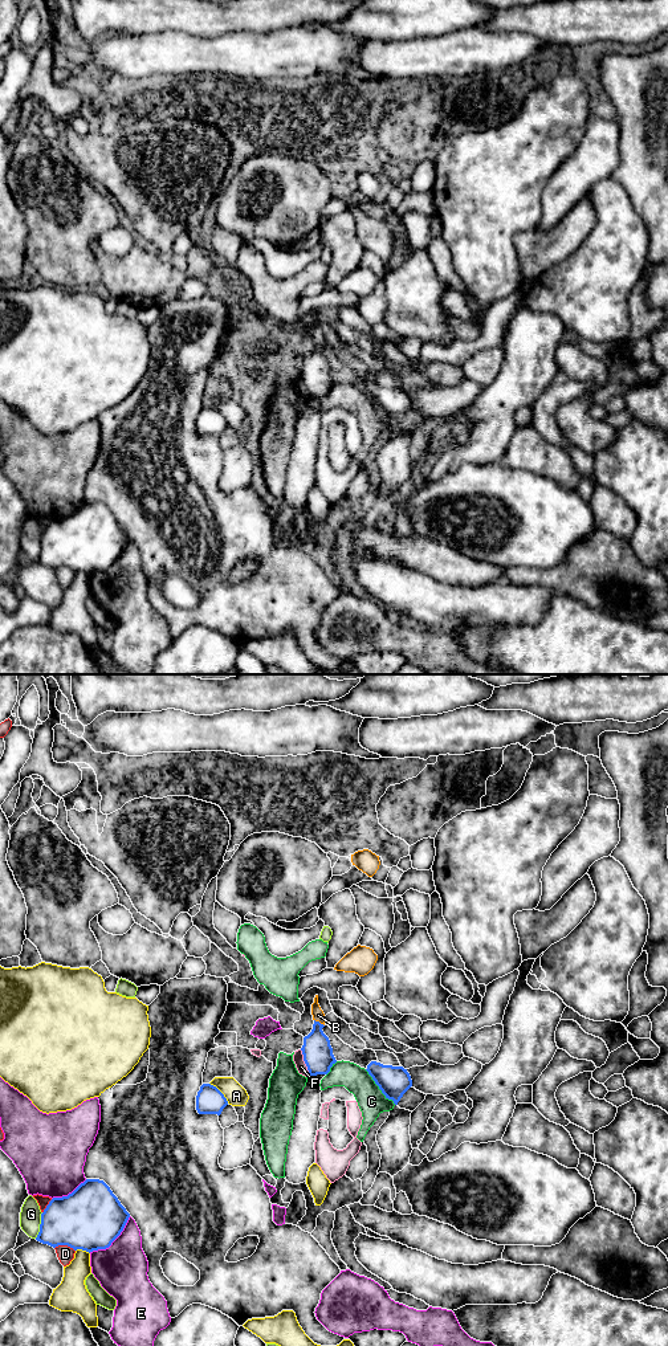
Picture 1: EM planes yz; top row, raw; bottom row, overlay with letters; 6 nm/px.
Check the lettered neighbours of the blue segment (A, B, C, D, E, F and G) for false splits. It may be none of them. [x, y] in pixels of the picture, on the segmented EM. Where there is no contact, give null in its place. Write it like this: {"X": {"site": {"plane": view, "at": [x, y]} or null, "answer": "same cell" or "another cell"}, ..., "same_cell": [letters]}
{"A": {"site": {"plane": "yz", "at": [220, 1092]}, "answer": "another cell"}, "B": {"site": {"plane": "yz", "at": [318, 1022]}, "answer": "same cell"}, "C": {"site": {"plane": "yz", "at": [379, 1088]}, "answer": "another cell"}, "D": {"site": {"plane": "yz", "at": [65, 1244]}, "answer": "another cell"}, "E": {"site": {"plane": "yz", "at": [113, 1240]}, "answer": "another cell"}, "F": {"site": {"plane": "yz", "at": [305, 1063]}, "answer": "another cell"}, "G": {"site": {"plane": "yz", "at": [40, 1226]}, "answer": "another cell"}, "same_cell": ["B"]}

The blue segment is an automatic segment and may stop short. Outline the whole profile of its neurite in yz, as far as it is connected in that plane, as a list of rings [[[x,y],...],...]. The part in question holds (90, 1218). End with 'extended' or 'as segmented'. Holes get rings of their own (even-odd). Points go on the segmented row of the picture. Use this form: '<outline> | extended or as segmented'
[[[86,1179],[72,1194],[53,1198],[41,1214],[37,1241],[53,1248],[68,1245],[74,1251],[93,1252],[106,1249],[123,1231],[130,1214],[113,1194],[110,1187],[99,1179]]] | as segmented

